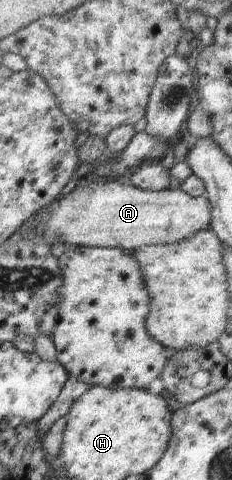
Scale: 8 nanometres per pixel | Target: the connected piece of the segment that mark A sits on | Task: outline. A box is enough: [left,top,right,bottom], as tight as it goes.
[34,180,212,252]

